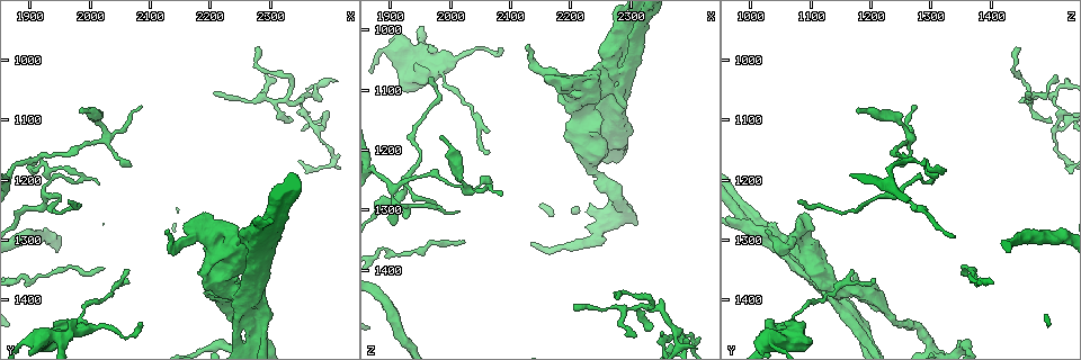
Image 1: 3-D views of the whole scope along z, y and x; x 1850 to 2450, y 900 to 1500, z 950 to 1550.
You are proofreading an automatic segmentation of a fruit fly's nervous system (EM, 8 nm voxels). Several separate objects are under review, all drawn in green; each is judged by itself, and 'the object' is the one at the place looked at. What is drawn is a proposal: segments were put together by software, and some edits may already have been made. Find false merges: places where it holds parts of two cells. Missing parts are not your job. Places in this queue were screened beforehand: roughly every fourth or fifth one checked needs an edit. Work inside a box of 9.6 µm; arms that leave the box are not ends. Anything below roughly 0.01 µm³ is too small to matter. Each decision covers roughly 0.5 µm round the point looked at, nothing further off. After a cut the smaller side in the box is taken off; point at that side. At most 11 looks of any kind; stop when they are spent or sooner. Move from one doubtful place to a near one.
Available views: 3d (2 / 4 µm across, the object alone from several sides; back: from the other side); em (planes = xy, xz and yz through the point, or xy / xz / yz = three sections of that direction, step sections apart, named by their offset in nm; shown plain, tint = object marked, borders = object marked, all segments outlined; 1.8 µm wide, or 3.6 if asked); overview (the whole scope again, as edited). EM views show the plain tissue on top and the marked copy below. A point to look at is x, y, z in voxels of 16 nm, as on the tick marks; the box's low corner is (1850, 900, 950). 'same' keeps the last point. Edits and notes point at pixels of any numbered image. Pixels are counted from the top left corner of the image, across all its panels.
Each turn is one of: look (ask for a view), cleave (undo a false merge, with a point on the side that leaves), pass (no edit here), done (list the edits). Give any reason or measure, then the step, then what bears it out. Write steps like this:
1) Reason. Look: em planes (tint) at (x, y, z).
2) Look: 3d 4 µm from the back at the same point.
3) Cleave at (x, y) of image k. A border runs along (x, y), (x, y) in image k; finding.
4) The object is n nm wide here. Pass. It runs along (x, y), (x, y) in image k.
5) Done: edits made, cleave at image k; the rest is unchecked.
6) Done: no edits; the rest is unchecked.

Calibre changes. Look: 3d 4 µm at (2215, 1295, 1090).

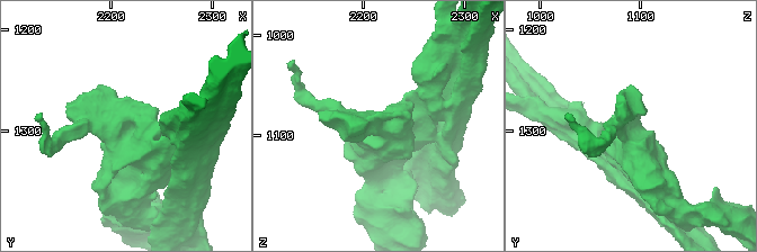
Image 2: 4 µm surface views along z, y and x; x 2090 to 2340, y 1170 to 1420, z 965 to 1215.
Look: em 3.6 µm yz step 8 (tint) at (2218, 1296, 1090).

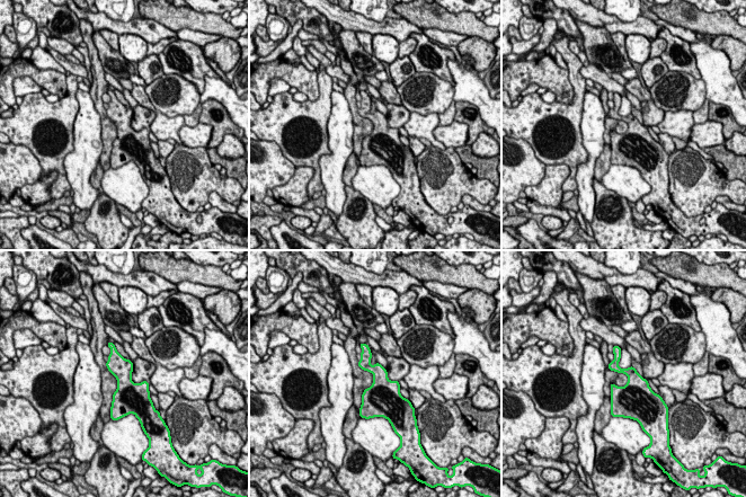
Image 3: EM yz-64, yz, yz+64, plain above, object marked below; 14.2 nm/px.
Pass. One cell here.

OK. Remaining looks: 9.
Thin neck. Look: 3d 4 µm at (2245, 1440, 1235).

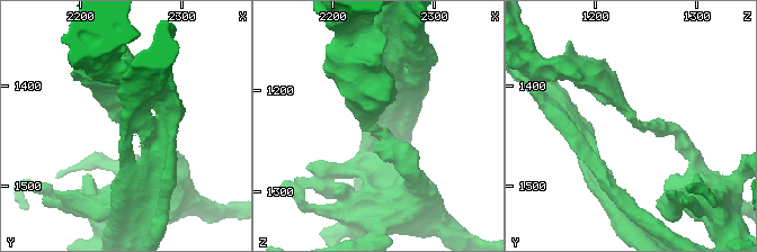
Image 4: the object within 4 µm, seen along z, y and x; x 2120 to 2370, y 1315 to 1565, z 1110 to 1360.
The arms are 220, 360 nm wide. Look: em planes (tint) at (2244, 1436, 1240).

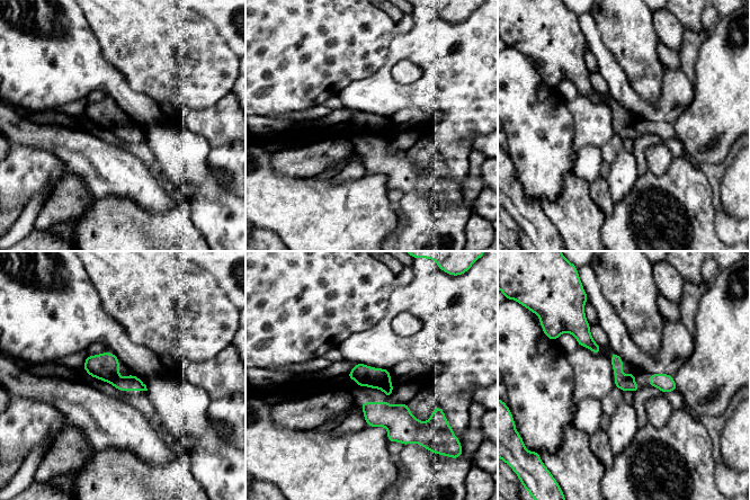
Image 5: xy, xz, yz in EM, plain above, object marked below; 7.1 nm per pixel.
The object is 110 nm wide here. Pass. All the same cell.

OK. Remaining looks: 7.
Branch point. Look: em xy step 8 (tint) at (2025, 1120, 1260).

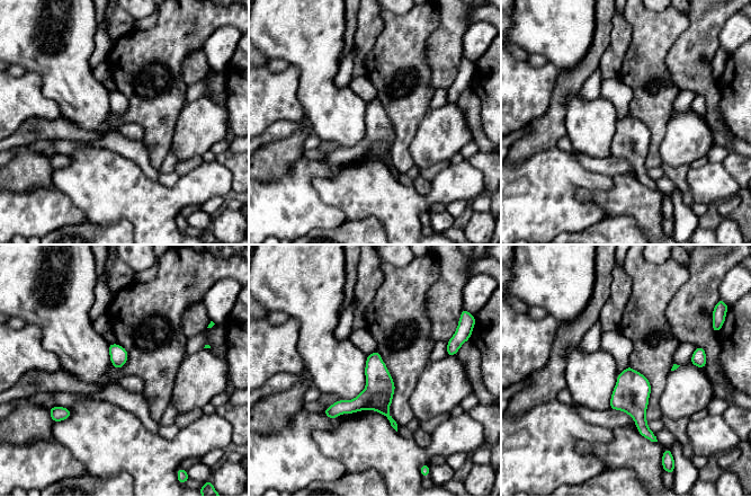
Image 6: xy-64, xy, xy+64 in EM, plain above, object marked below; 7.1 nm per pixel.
Pass. It runs along (376, 354), (375, 387), (328, 411) in image 6; continuous, no second cell.

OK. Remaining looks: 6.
Looks like a crossing. Look: em planes (tint) at (1930, 1465, 1055).

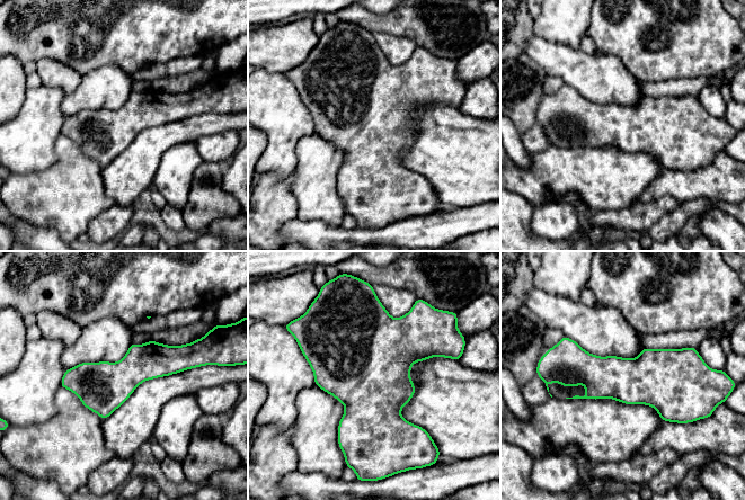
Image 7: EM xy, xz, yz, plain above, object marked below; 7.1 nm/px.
Pass. One cell here.

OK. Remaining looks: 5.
Done: no edits; the rest is unchecked.

